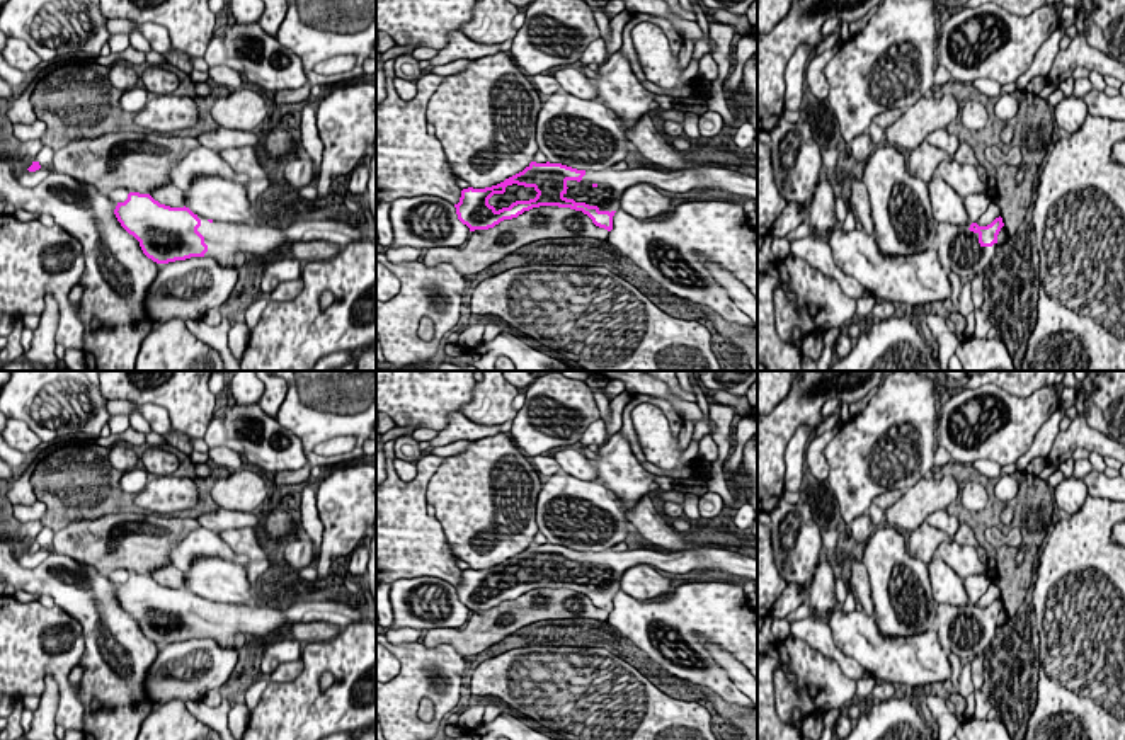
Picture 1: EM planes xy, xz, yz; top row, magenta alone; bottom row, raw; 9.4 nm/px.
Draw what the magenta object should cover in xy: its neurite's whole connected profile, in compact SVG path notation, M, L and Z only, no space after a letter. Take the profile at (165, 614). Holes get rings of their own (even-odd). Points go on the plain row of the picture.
M129 573L124 583L117 583L114 595L121 607L140 623L143 635L157 645L213 638L221 646L228 646L238 633L262 638L284 624L323 621L344 629L373 619L361 606L351 606L344 597L294 602L286 609L223 604L201 599L186 587L160 585L150 575L140 573Z

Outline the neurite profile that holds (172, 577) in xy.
M174 565L162 566L150 573L150 577L158 582L160 585L170 587L170 589L184 589L184 572L175 568Z

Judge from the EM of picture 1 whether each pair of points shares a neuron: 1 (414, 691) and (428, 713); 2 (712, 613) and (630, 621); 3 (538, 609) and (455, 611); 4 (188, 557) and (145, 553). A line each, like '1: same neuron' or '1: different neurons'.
1: different neurons
2: same neuron
3: different neurons
4: different neurons

